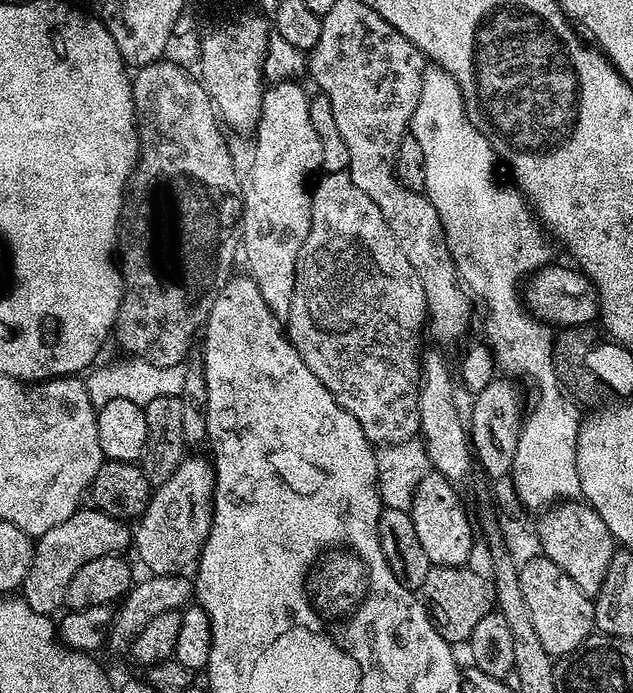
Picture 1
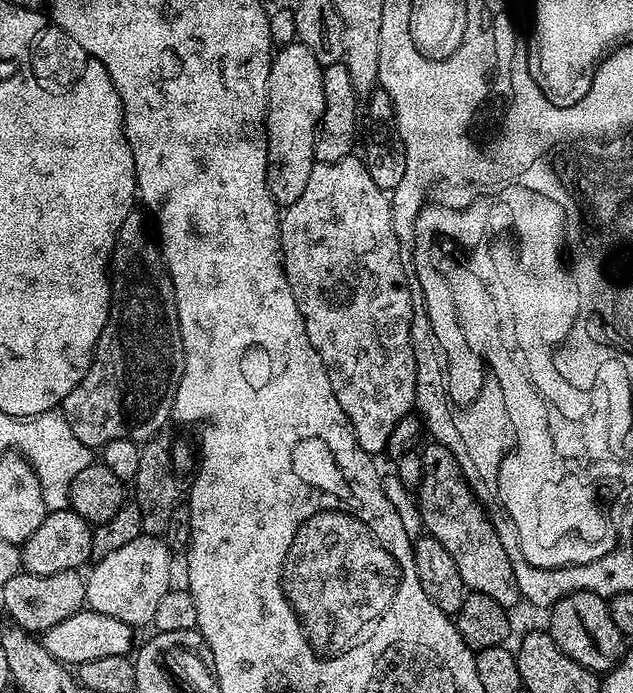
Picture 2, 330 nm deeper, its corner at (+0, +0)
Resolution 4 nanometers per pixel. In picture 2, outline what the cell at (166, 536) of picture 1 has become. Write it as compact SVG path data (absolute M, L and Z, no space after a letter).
M143 534L134 538L134 542L126 542L122 550L114 550L114 554L99 557L91 565L92 573L86 576L84 599L87 607L93 612L118 618L118 622L133 626L151 625L162 594L166 594L174 584L172 559L174 553L161 537Z

